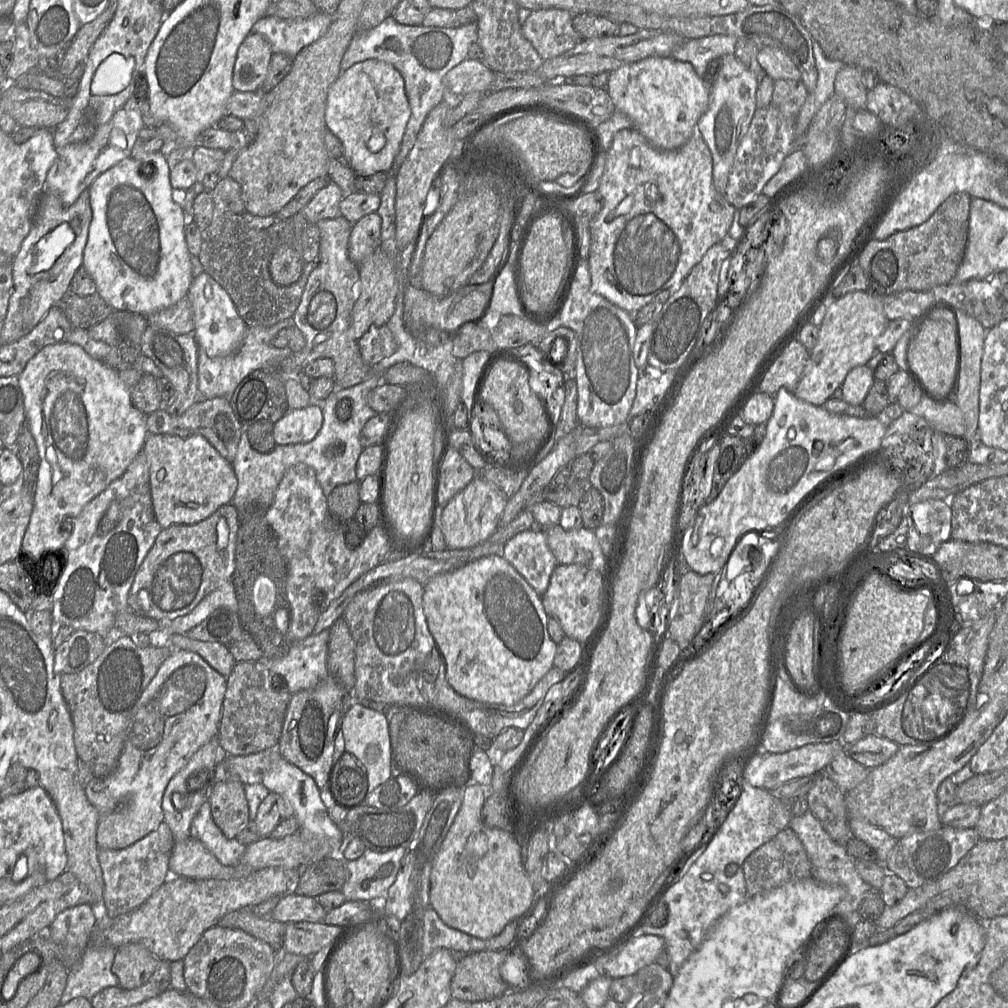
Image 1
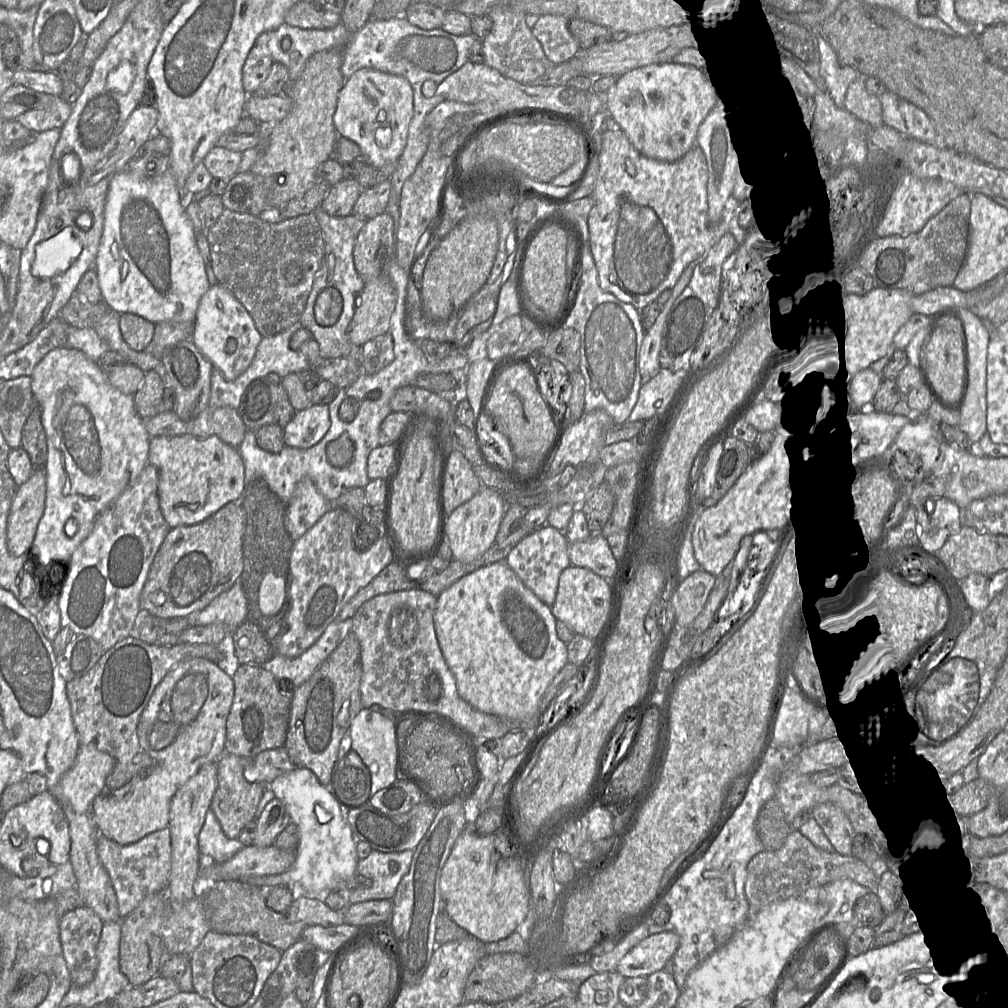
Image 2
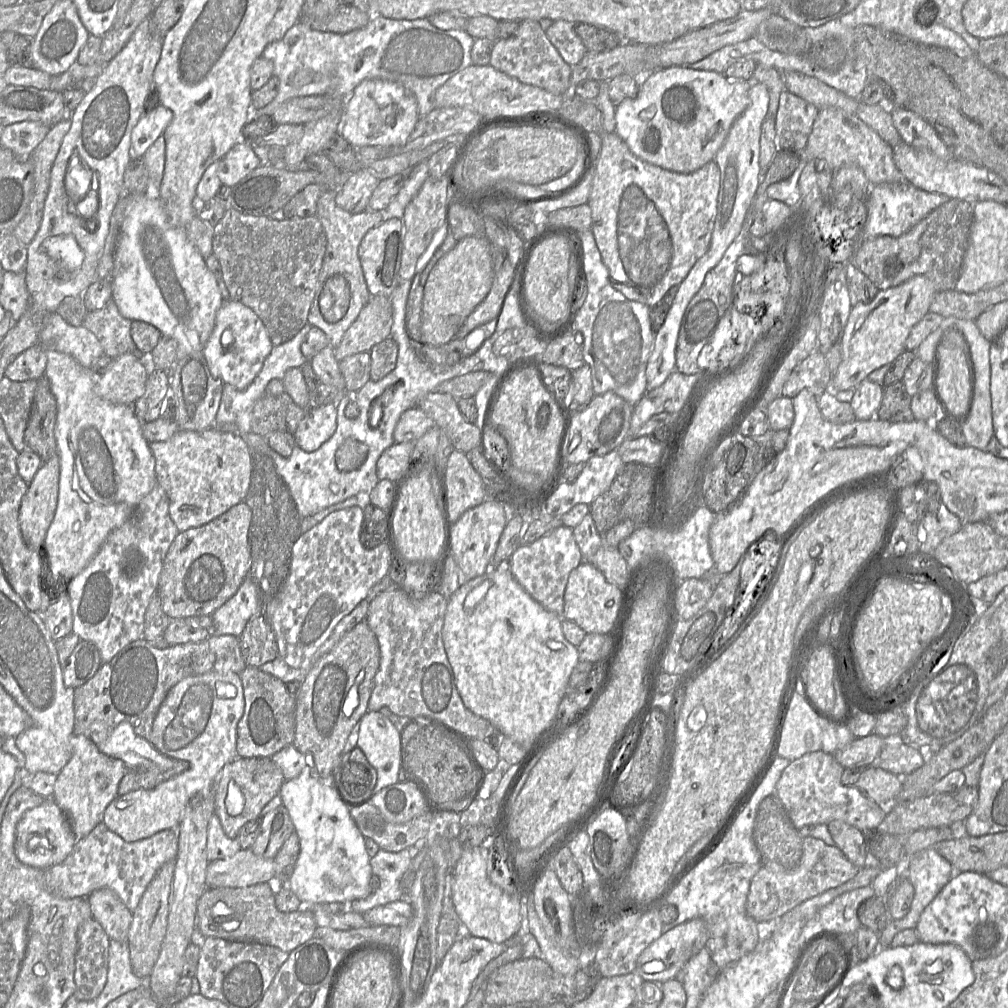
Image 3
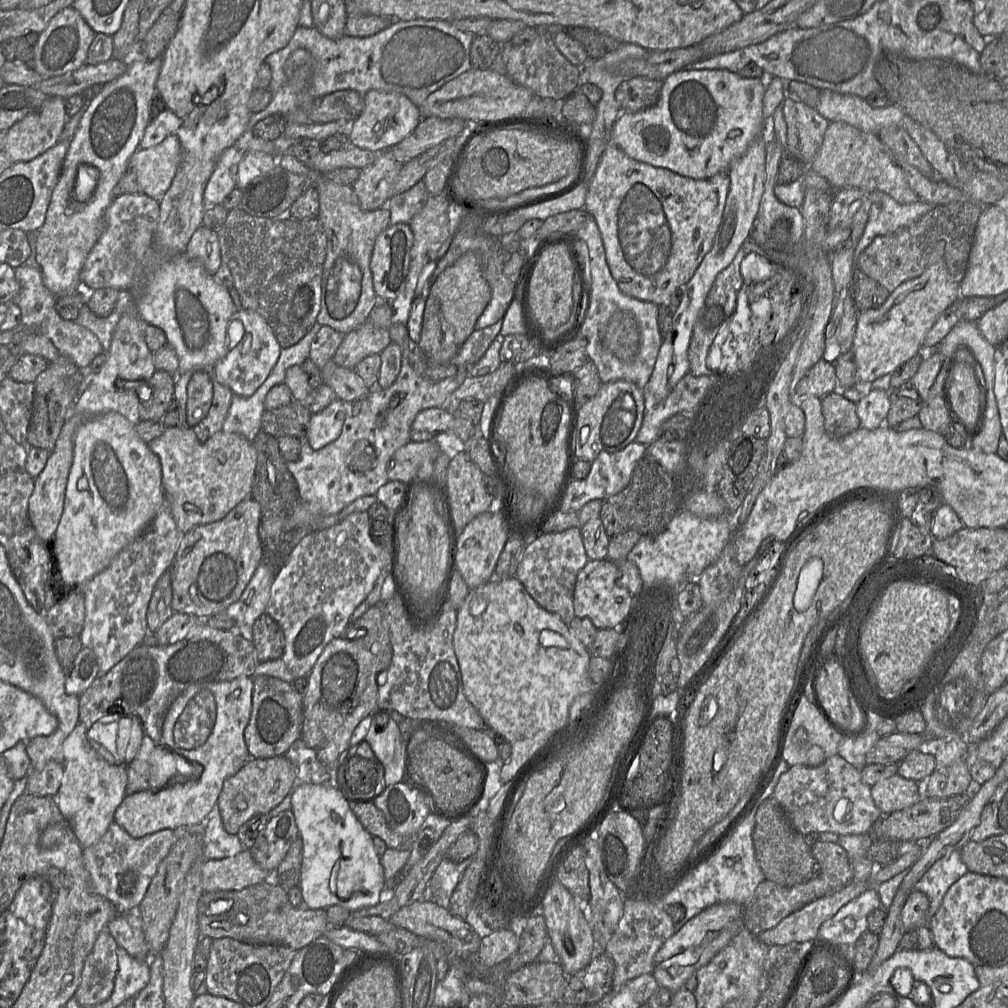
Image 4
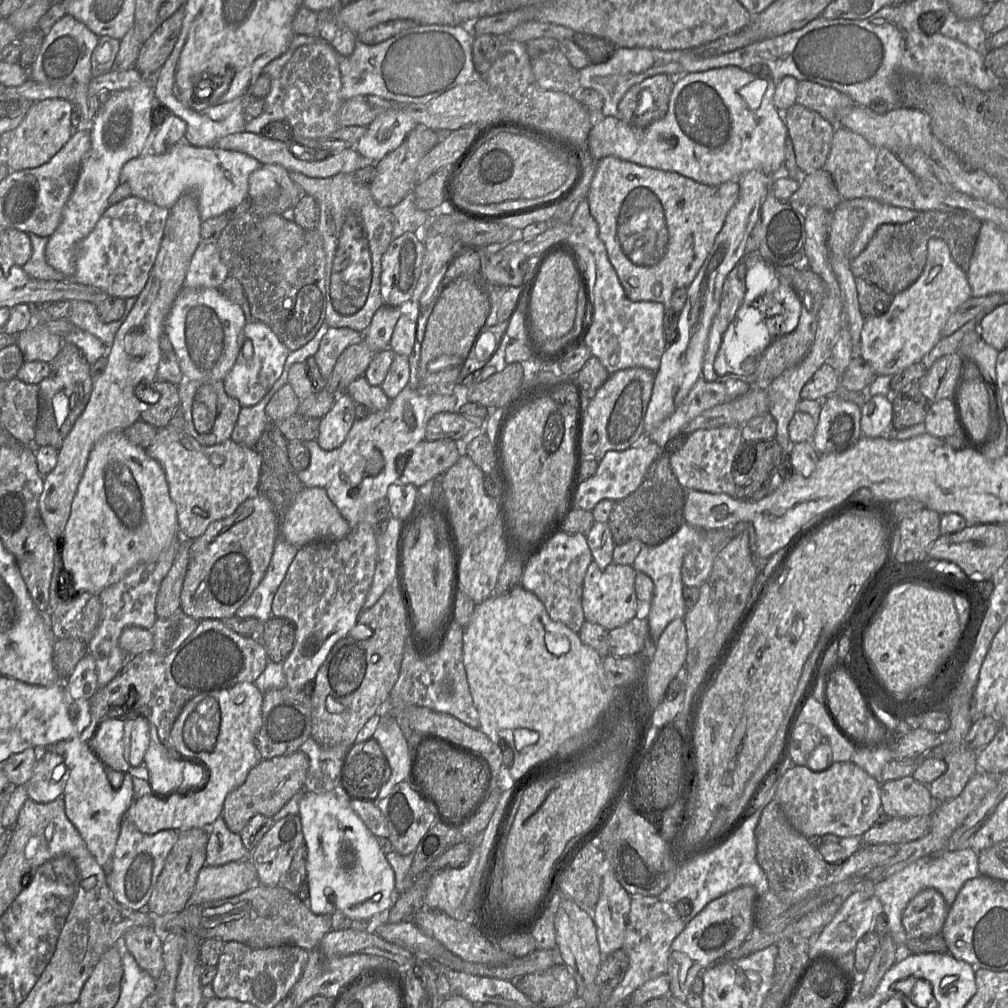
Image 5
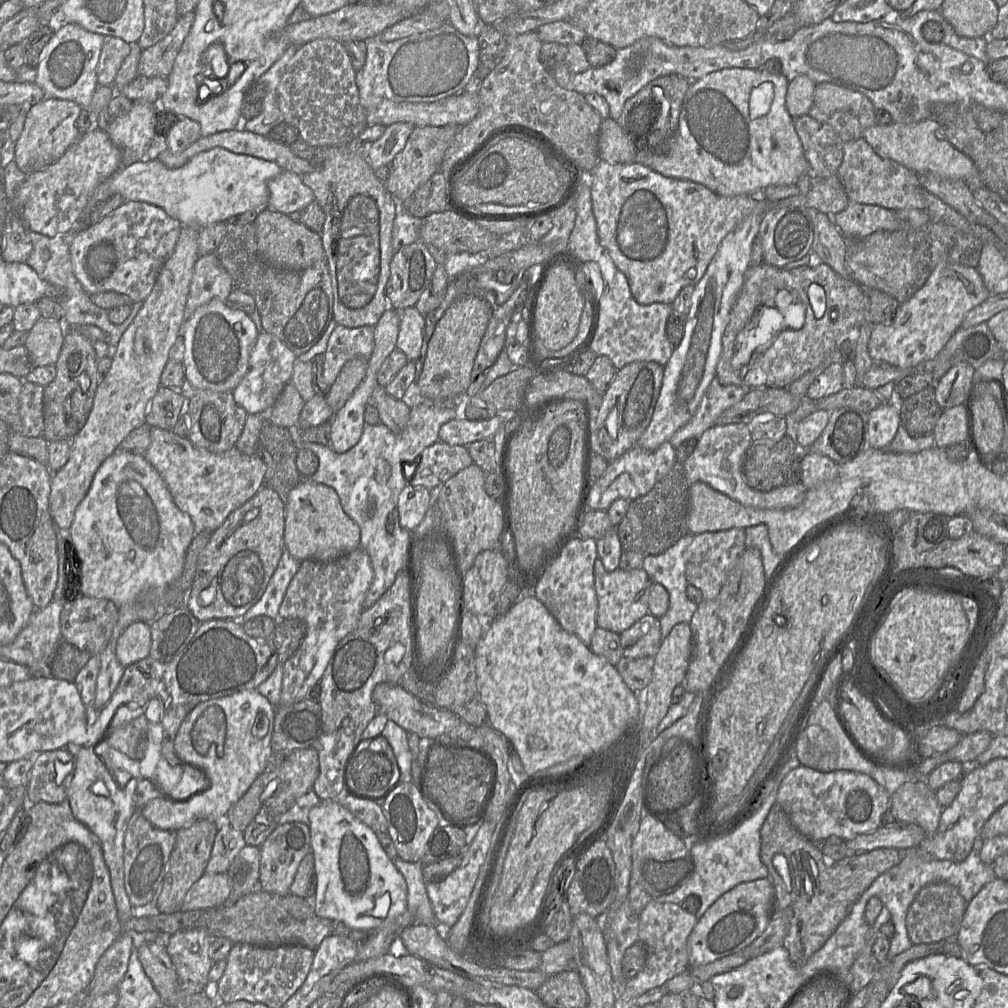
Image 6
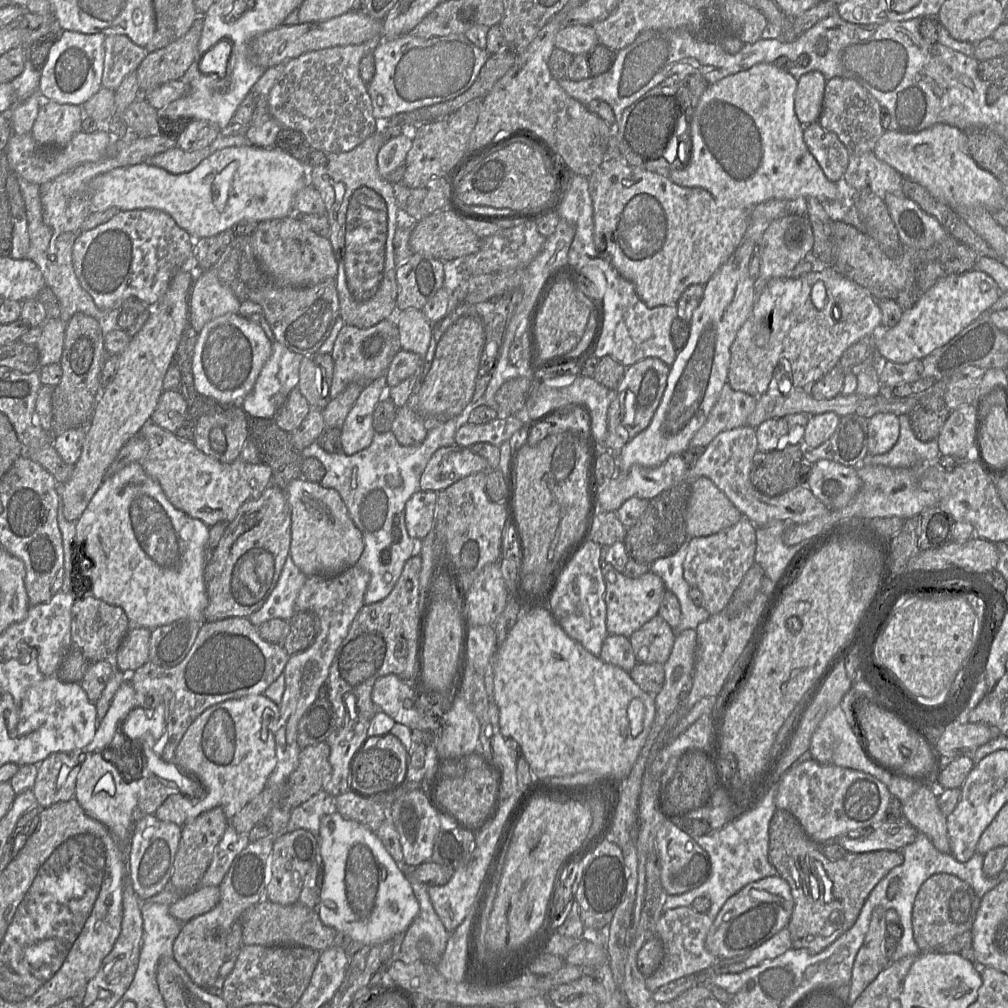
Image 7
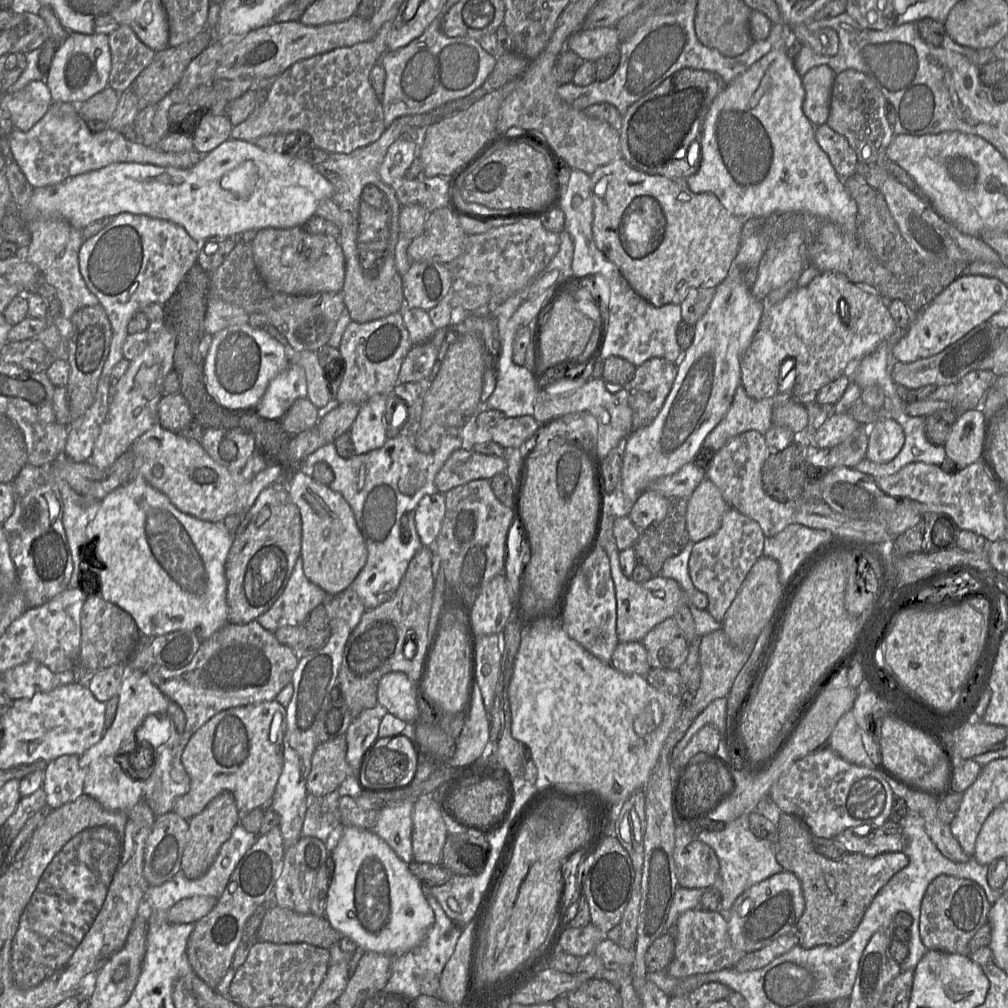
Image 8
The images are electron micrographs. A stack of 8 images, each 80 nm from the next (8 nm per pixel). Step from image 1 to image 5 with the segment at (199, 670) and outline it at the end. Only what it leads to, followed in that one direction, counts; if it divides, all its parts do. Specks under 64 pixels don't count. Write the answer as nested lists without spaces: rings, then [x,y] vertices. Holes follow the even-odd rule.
[[[242,682],[228,689],[202,693],[188,701],[172,726],[170,740],[175,752],[193,759],[204,767],[207,772],[206,782],[198,791],[193,790],[199,787],[187,788],[183,795],[168,794],[165,798],[155,797],[154,794],[145,795],[133,801],[125,818],[129,819],[141,833],[148,835],[163,830],[180,832],[192,828],[208,829],[222,816],[226,796],[242,785],[249,771],[262,760],[255,744],[255,736],[262,724],[262,704],[263,693],[255,683],[251,682]]]

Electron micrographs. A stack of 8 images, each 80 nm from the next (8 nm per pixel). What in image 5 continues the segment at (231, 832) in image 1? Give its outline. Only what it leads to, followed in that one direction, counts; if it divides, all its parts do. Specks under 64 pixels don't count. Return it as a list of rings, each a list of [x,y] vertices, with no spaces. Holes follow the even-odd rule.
[[[301,751],[262,759],[249,771],[245,782],[226,796],[222,817],[227,828],[233,833],[240,833],[256,814],[274,816],[293,796],[304,791],[308,768],[308,757]]]

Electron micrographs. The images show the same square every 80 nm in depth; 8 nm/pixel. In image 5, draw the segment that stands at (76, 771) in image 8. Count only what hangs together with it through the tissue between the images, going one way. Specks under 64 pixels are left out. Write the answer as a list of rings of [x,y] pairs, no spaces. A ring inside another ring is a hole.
[[[51,750],[42,751],[26,784],[28,798],[38,803],[61,798],[68,777],[64,756]]]

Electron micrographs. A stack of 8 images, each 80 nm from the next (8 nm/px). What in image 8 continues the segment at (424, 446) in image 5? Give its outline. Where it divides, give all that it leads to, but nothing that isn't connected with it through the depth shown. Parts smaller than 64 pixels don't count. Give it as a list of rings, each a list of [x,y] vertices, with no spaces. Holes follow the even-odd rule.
[[[463,448],[457,449],[448,457],[434,478],[437,490],[444,494],[452,488],[473,480],[491,479],[506,471],[504,458],[483,455]]]

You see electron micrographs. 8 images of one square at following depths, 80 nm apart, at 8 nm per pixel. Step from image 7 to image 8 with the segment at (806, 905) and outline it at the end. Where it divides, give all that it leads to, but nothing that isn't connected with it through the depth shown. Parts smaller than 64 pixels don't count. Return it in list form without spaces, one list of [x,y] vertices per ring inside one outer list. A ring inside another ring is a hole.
[[[785,812],[781,813],[777,829],[776,860],[784,871],[795,874],[802,886],[805,909],[793,932],[797,933],[798,945],[806,949],[845,942],[857,929],[878,892],[909,864],[909,858],[903,852],[875,857],[848,853],[839,860],[829,859],[815,849],[815,838],[805,824]]]

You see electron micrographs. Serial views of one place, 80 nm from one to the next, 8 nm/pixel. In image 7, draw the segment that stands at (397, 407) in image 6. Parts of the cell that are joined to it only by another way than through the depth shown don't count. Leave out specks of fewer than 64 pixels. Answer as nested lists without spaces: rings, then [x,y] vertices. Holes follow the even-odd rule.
[[[406,405],[397,408],[390,432],[400,444],[417,446],[425,439],[427,427],[421,416]]]

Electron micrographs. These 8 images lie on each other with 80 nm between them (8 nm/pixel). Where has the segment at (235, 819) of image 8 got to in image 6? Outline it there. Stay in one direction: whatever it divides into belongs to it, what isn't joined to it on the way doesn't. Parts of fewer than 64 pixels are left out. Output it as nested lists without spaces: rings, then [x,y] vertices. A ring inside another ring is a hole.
[[[208,819],[197,820],[177,831],[176,843],[154,902],[160,913],[171,914],[180,910],[189,889],[205,873],[217,832],[217,824]]]

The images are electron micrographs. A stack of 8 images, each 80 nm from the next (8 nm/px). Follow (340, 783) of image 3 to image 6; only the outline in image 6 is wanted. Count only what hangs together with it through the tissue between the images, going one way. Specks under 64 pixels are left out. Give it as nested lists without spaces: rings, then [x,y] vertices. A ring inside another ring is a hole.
[[[383,736],[361,740],[345,769],[345,784],[352,790],[381,795],[400,782],[400,769],[392,747]]]

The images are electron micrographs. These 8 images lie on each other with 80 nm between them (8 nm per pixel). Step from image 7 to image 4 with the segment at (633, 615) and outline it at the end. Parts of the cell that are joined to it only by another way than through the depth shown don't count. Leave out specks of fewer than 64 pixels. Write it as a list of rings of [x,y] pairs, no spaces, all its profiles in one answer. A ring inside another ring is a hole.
[[[609,559],[589,560],[577,574],[573,594],[575,617],[590,619],[598,630],[619,628],[631,618],[633,598],[622,586],[616,562]]]

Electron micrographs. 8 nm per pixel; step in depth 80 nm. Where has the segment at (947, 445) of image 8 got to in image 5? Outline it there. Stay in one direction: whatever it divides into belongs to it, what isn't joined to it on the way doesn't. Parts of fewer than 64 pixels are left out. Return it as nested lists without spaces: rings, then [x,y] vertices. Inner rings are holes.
[[[953,398],[931,403],[924,423],[926,432],[941,439],[961,432],[960,413]]]

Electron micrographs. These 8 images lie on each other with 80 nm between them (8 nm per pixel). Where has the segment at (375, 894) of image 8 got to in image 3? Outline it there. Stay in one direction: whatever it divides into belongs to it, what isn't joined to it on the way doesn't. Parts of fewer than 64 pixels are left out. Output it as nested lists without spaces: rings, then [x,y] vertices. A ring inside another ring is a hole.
[[[303,771],[296,778],[286,780],[282,784],[278,794],[282,799],[282,805],[287,809],[289,813],[290,819],[294,825],[294,829],[300,839],[300,852],[295,865],[294,872],[291,878],[289,879],[289,881],[287,882],[287,886],[282,886],[283,884],[276,877],[272,878],[267,883],[271,886],[275,894],[282,887],[288,887],[297,895],[297,897],[301,900],[303,905],[323,905],[323,904],[329,904],[331,902],[342,902],[342,903],[352,902],[354,900],[366,898],[373,891],[371,888],[371,878],[372,878],[373,872],[370,865],[370,857],[366,851],[365,837],[361,834],[355,821],[351,817],[349,806],[347,806],[343,802],[342,797],[338,793],[337,789],[331,786],[332,783],[333,783],[333,774],[330,776],[330,778],[323,780],[320,777],[316,776],[315,771]]]

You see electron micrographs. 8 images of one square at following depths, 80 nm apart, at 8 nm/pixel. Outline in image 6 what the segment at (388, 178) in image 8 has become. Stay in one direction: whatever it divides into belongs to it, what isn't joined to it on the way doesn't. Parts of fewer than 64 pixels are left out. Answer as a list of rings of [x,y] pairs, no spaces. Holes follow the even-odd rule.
[[[397,122],[385,127],[379,139],[364,142],[365,157],[373,169],[389,166],[395,156],[402,151],[414,126],[406,122]]]

